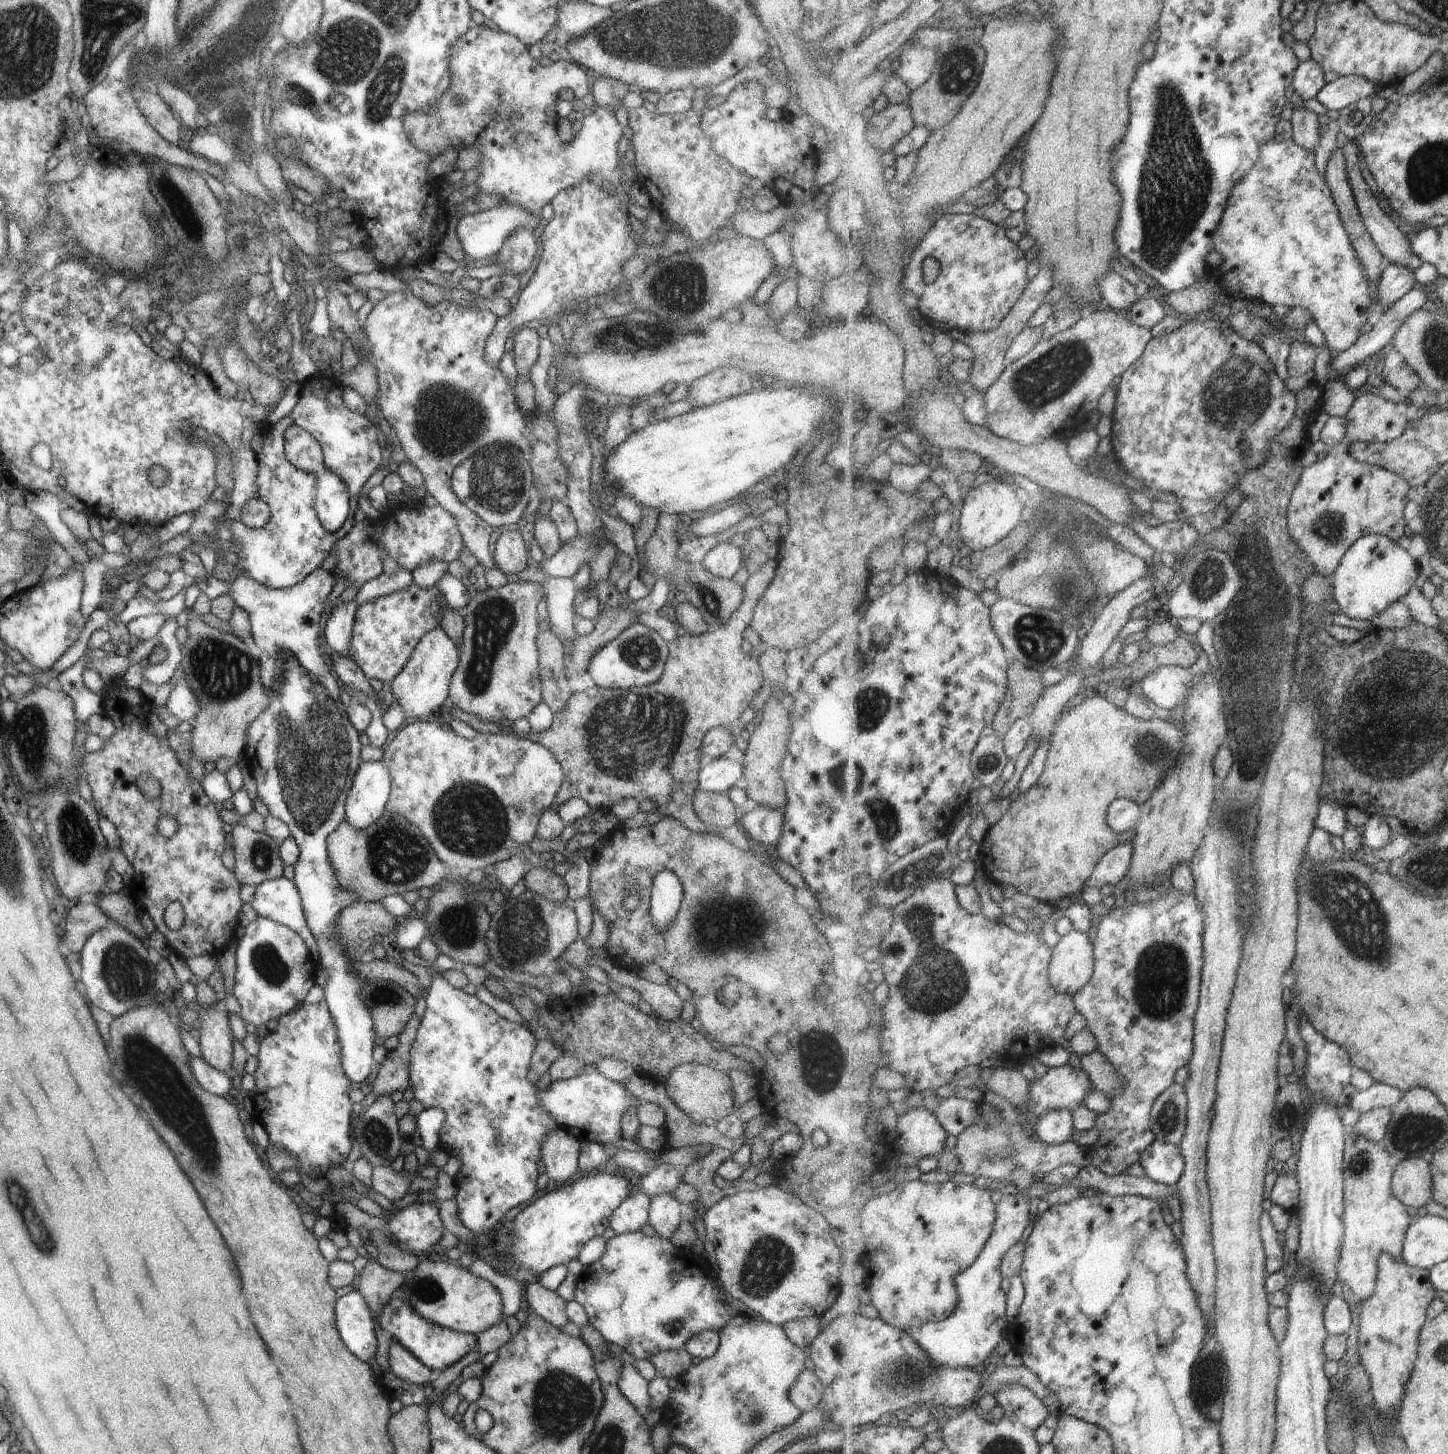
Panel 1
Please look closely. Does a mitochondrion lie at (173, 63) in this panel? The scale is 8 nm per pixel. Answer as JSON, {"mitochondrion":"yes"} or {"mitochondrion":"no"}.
{"mitochondrion":"no"}

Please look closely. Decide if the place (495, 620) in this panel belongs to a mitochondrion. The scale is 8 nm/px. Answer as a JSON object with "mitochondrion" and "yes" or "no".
{"mitochondrion":"yes"}

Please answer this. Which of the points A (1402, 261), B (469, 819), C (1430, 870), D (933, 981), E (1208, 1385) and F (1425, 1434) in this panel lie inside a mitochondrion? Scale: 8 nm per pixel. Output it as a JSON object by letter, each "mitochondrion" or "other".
{"A":"other","B":"mitochondrion","C":"mitochondrion","D":"mitochondrion","E":"mitochondrion","F":"other"}

